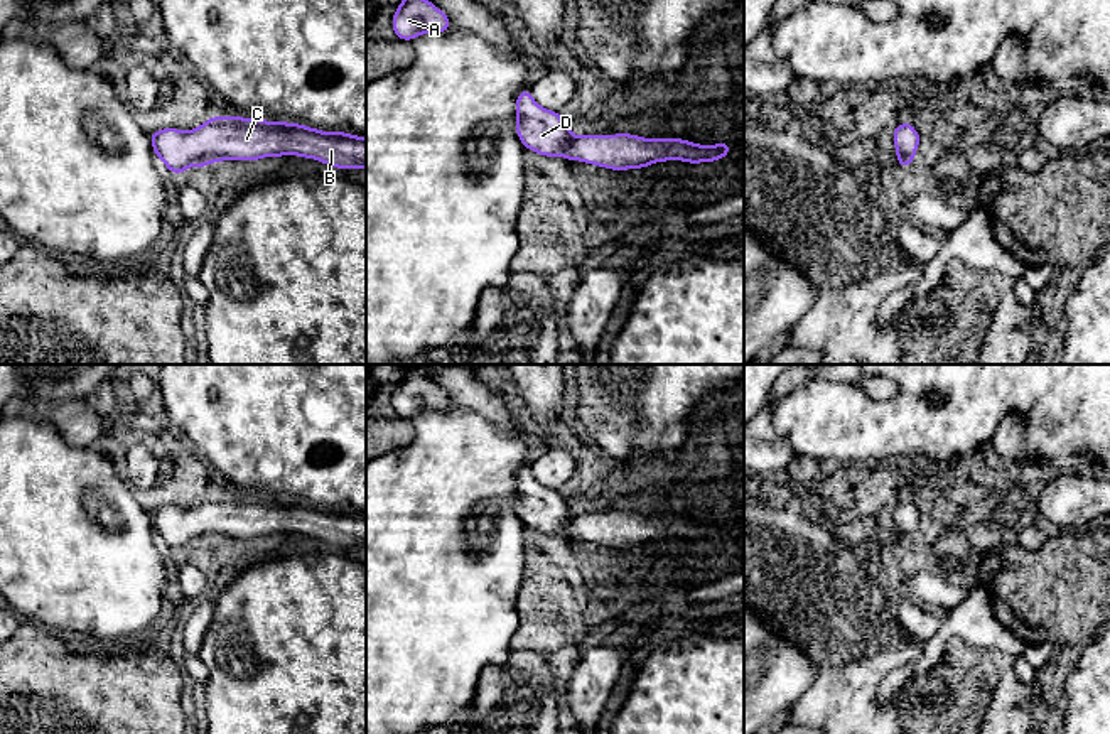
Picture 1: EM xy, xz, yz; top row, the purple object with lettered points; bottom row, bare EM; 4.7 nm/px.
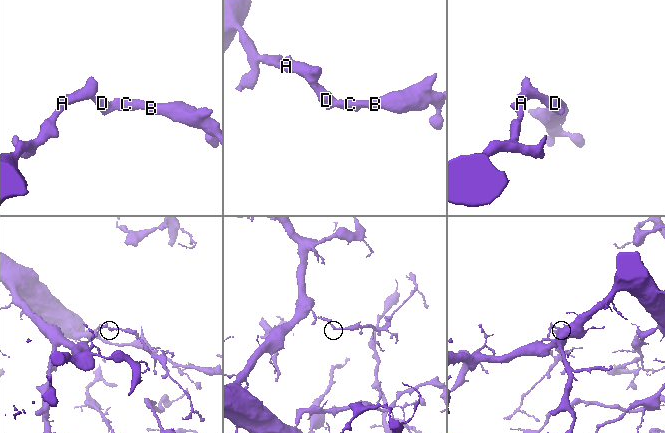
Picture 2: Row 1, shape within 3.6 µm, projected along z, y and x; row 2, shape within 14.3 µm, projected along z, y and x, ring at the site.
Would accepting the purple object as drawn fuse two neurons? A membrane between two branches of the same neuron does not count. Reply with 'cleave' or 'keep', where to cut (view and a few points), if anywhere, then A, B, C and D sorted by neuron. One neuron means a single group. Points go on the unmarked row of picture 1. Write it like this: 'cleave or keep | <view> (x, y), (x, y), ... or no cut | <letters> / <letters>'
keep | no cut | A B C D

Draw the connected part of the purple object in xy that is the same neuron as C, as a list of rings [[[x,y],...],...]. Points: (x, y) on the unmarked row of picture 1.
[[[211,494],[194,508],[162,506],[148,513],[154,532],[175,553],[223,538],[297,533],[336,547],[366,547],[366,515],[322,510],[302,501]]]

